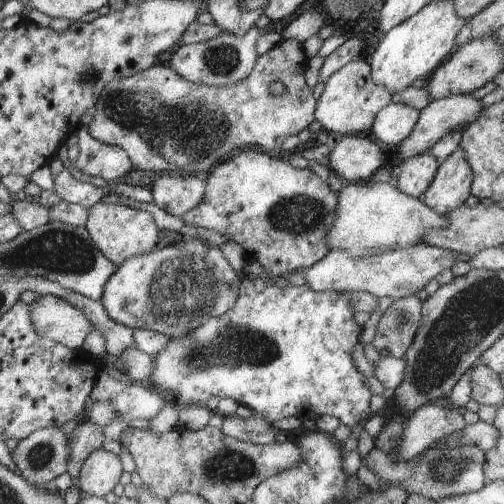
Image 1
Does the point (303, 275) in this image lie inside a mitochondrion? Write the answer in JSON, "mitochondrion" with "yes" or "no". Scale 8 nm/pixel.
{"mitochondrion":"no"}

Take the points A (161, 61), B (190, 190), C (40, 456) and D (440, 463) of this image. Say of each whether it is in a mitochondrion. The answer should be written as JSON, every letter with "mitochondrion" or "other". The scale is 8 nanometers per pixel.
{"A":"other","B":"other","C":"mitochondrion","D":"mitochondrion"}

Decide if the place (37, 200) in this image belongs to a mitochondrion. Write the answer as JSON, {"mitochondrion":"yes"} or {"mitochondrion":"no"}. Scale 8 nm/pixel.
{"mitochondrion":"no"}

